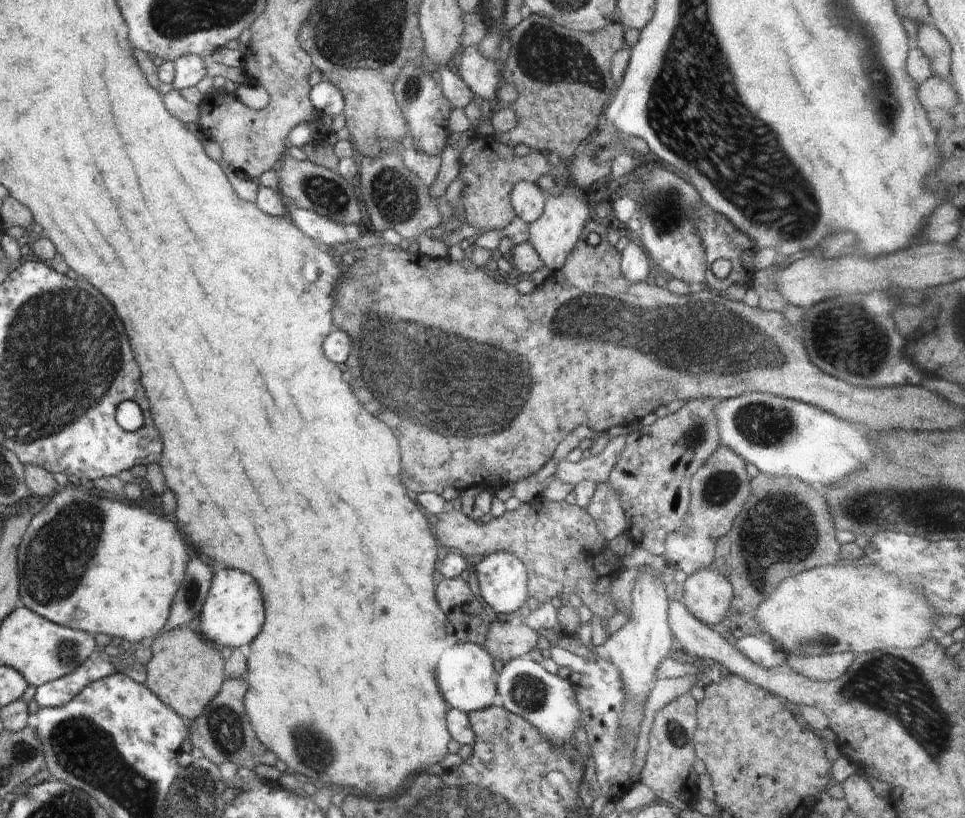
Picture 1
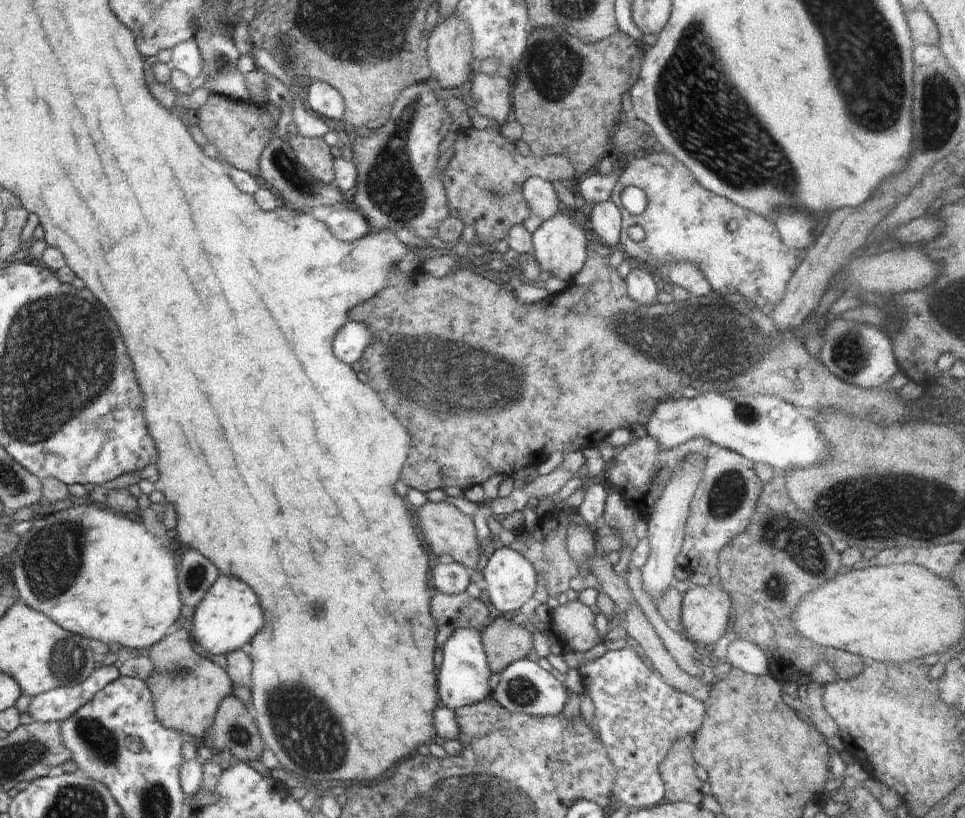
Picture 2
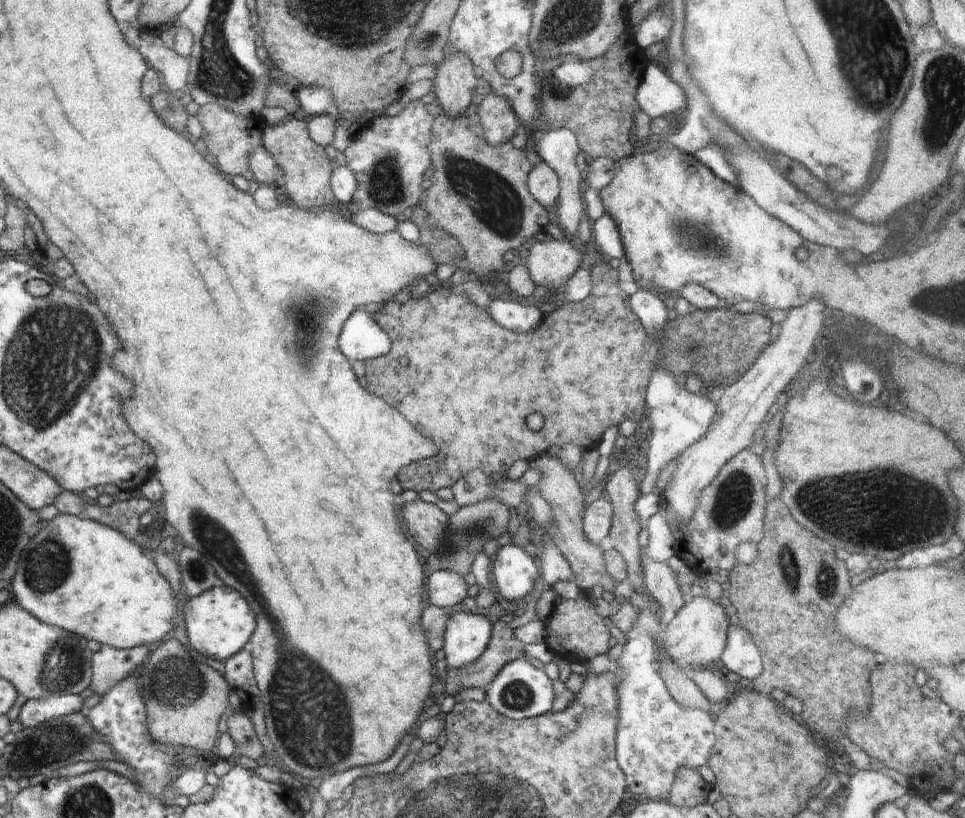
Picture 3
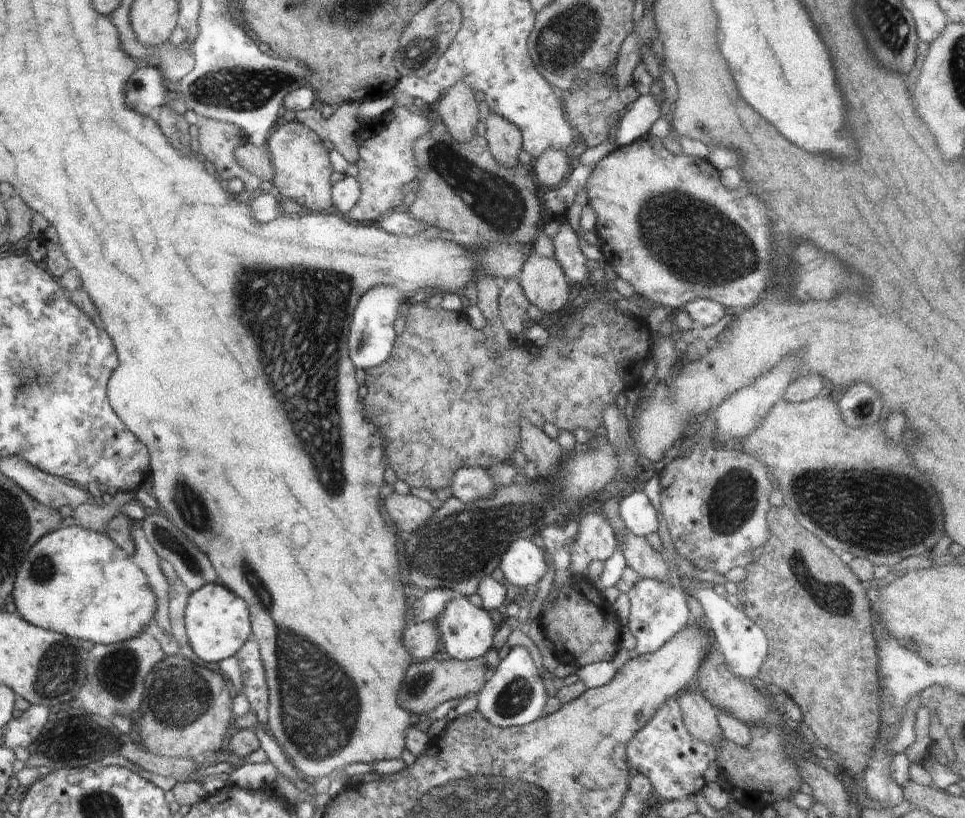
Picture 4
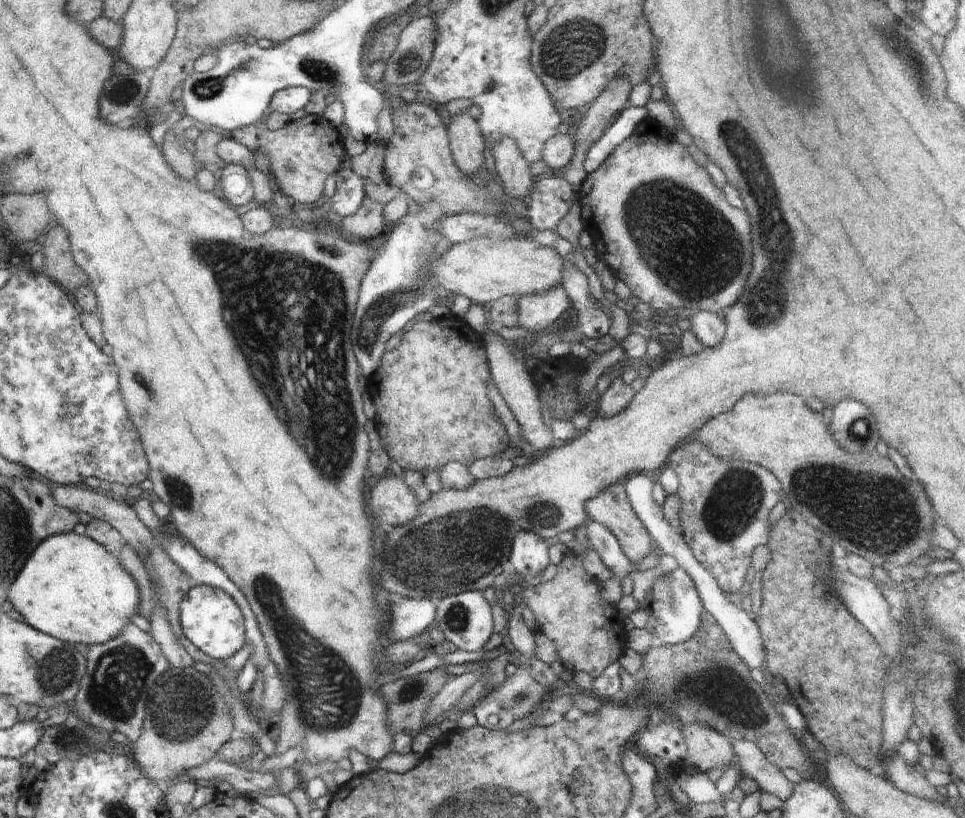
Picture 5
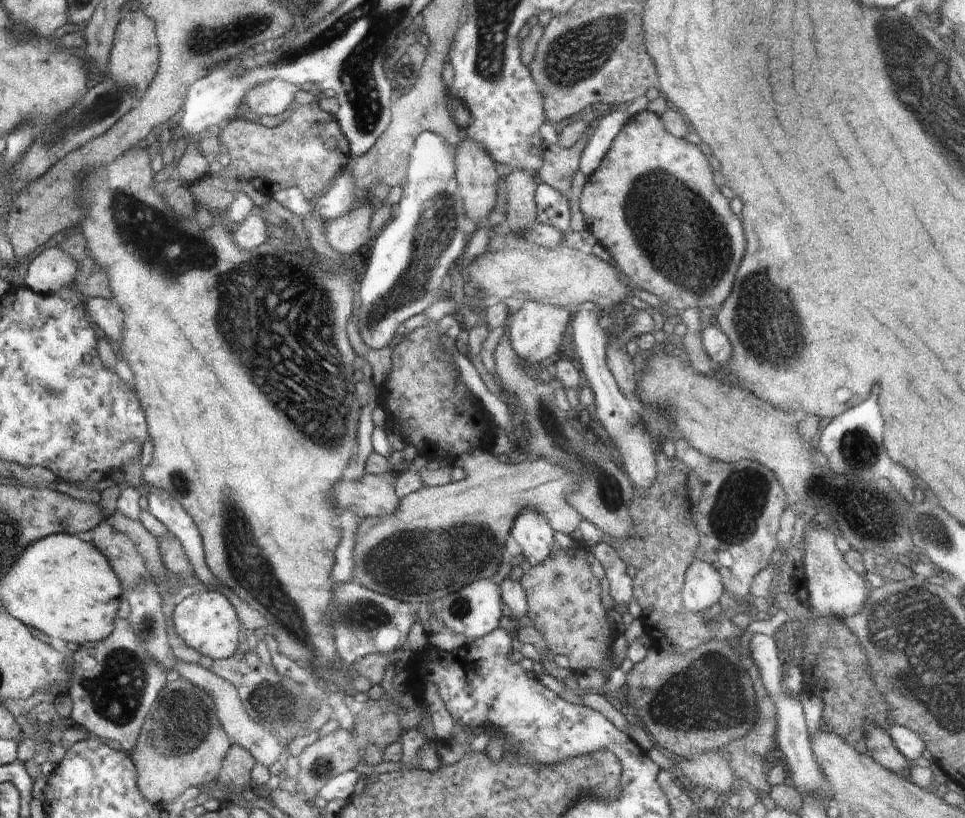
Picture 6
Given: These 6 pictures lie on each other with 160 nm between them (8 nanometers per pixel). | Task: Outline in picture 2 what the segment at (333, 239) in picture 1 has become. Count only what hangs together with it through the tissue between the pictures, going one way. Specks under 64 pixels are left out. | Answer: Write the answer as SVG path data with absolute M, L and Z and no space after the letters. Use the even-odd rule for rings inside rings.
M352 205L332 209L332 212L323 223L327 224L332 234L336 235L336 238L343 241L362 238L366 233L372 231L369 222Z

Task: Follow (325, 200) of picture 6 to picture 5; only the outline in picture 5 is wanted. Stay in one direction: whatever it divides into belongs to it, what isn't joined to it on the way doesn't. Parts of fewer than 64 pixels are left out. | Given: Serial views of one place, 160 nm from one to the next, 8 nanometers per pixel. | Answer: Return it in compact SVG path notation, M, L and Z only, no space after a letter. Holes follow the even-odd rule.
M352 169L337 171L336 189L331 197L332 209L340 216L353 215L366 198L363 178Z

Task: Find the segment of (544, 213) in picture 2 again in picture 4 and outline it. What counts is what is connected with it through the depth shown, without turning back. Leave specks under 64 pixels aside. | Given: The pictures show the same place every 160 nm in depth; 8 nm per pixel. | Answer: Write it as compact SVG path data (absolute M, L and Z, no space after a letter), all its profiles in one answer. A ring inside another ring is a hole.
M555 148L545 150L535 158L531 169L539 188L556 188L572 171L569 152Z

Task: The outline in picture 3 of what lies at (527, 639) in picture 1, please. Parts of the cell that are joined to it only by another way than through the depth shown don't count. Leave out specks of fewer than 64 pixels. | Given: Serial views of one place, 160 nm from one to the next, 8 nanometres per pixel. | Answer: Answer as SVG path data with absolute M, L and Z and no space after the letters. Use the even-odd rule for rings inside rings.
M500 618L493 624L486 650L473 663L460 669L448 667L447 680L444 680L445 694L456 695L461 689L471 687L486 690L507 662L524 655L523 644L506 623L506 618Z

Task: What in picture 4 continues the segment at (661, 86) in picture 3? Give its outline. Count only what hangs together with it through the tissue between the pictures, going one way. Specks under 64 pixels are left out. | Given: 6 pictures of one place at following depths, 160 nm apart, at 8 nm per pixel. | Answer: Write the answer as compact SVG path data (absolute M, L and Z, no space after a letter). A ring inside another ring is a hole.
M660 91L639 96L621 118L620 139L614 139L614 144L629 144L641 134L647 134L660 117Z

